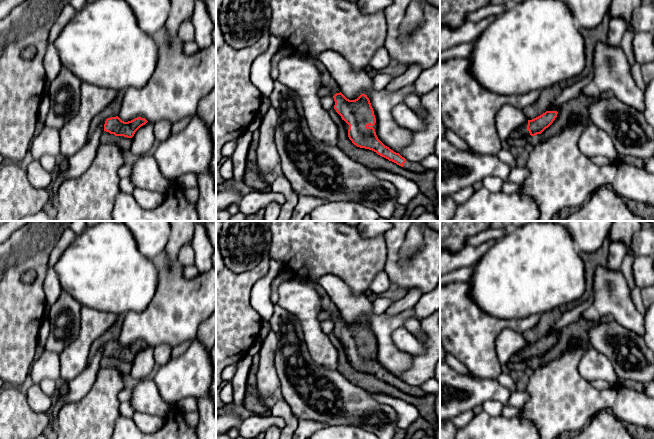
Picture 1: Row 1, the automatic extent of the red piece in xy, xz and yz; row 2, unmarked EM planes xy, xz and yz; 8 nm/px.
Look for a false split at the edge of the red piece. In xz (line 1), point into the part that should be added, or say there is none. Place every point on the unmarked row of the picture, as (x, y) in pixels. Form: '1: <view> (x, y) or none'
1: xz (416, 391)

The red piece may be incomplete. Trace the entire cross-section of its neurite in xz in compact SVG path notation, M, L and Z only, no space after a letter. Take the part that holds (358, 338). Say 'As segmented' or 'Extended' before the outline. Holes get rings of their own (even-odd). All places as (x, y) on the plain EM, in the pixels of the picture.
Extended. M340 316L336 317L333 322L334 333L341 340L348 361L354 369L372 374L409 395L415 397L427 395L420 386L406 384L378 363L373 352L376 342L367 319L361 318L357 323L349 324Z

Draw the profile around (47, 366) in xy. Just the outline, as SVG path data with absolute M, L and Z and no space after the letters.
M44 349L42 355L36 358L31 366L30 373L34 384L44 379L57 381L61 378L59 354Z

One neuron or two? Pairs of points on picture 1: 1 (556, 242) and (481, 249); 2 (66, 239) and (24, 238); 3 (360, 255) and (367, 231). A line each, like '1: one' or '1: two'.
1: two
2: two
3: two

